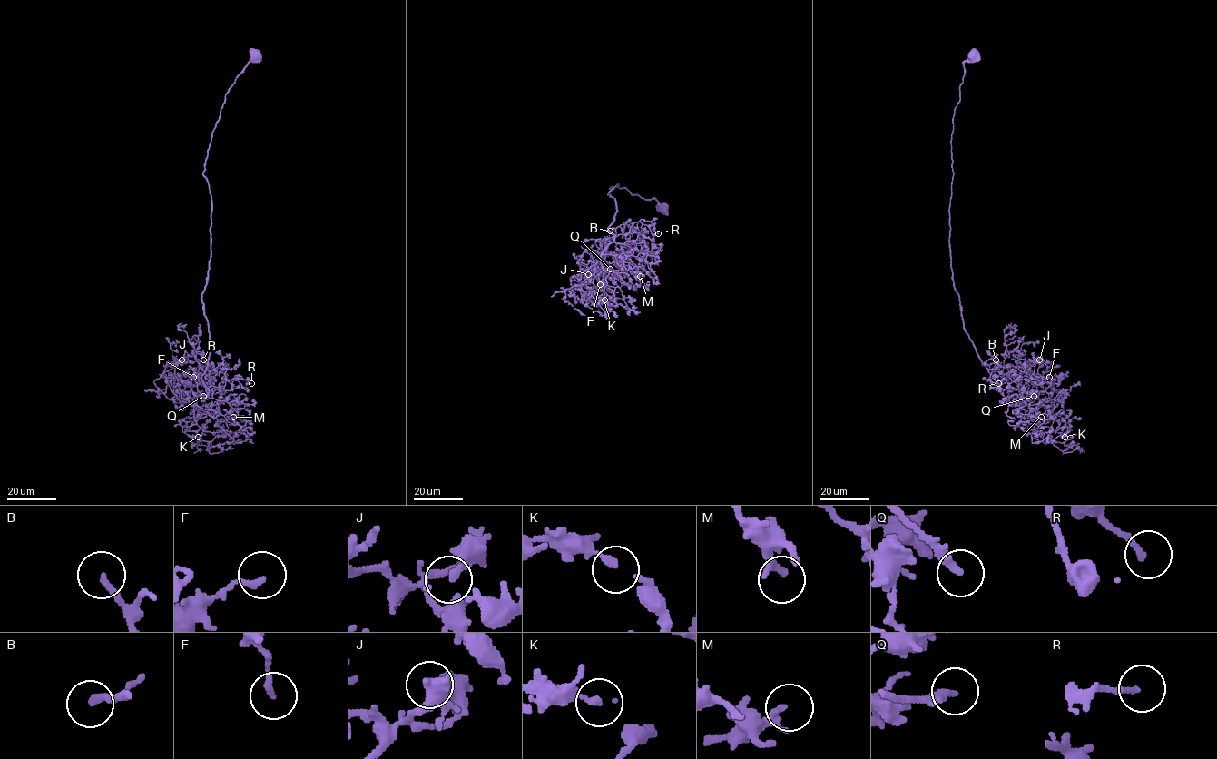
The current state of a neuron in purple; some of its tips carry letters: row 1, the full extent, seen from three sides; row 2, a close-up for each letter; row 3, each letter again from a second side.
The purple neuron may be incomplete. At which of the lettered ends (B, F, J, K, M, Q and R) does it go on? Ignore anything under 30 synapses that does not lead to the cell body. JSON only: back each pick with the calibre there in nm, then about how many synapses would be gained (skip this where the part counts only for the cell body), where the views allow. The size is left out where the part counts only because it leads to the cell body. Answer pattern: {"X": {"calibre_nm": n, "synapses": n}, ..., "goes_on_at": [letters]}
{"B": {"calibre_nm": 200, "synapses": 120}, "M": {"calibre_nm": 170, "synapses": 60}, "Q": {"calibre_nm": 240, "synapses": 60}, "goes_on_at": ["B", "M", "Q"]}

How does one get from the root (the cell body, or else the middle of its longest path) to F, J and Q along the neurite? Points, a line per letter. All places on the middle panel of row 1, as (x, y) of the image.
F: (662, 208), (610, 188), (618, 184), (608, 193), (613, 239), (584, 271), (600, 284)
J: (662, 208), (610, 188), (618, 184), (608, 193), (613, 239), (607, 254), (584, 250), (579, 271), (588, 274)
Q: (662, 208), (655, 199), (610, 188), (618, 184), (608, 193), (616, 209), (603, 261), (610, 269)

